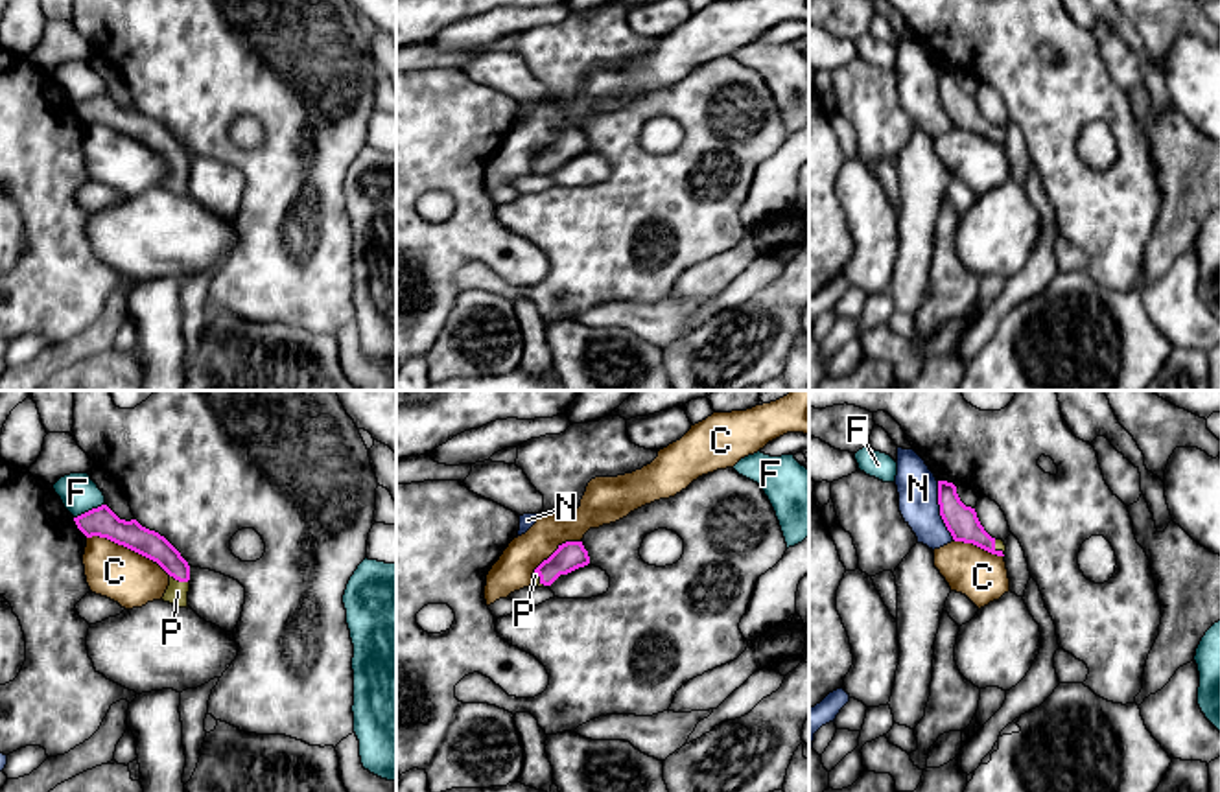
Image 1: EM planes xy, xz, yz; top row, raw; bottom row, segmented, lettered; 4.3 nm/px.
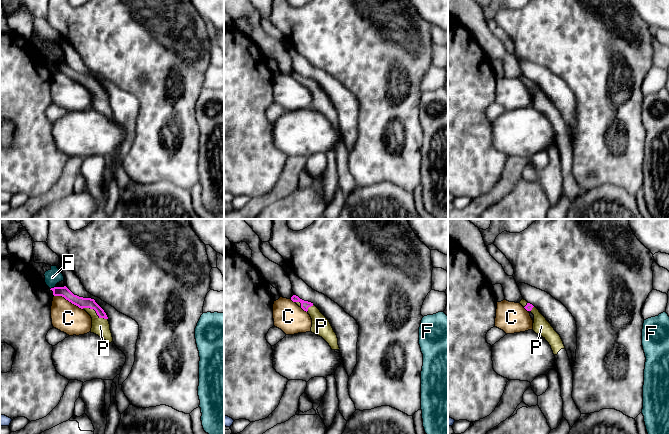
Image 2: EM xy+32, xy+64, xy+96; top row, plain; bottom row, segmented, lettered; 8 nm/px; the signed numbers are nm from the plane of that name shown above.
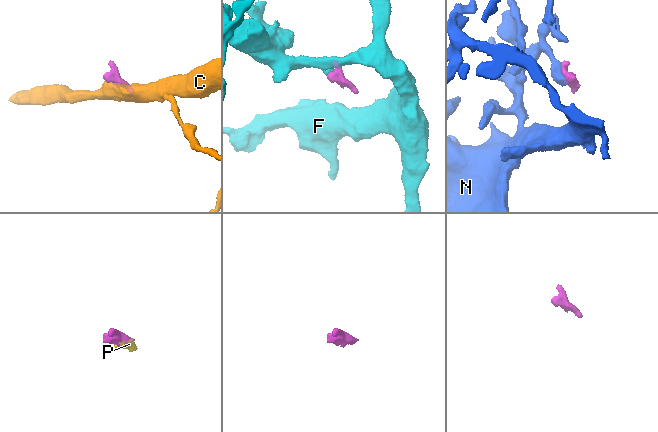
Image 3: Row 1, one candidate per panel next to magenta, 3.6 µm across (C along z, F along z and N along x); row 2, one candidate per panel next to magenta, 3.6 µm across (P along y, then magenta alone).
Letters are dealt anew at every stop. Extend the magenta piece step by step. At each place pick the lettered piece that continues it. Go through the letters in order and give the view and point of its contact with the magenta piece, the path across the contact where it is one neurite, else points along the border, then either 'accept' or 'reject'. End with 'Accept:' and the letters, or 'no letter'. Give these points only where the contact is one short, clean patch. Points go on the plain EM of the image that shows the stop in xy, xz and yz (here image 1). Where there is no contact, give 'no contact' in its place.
C: xy (120, 131) | reject
F: xy (89, 98) | reject
N: yz (940, 98) | along yz (937, 69), (938, 102), (955, 128) | reject
P: xy (179, 168) | across xy (150, 131), (179, 159), (179, 168), (177, 179) | accept
Accept: P

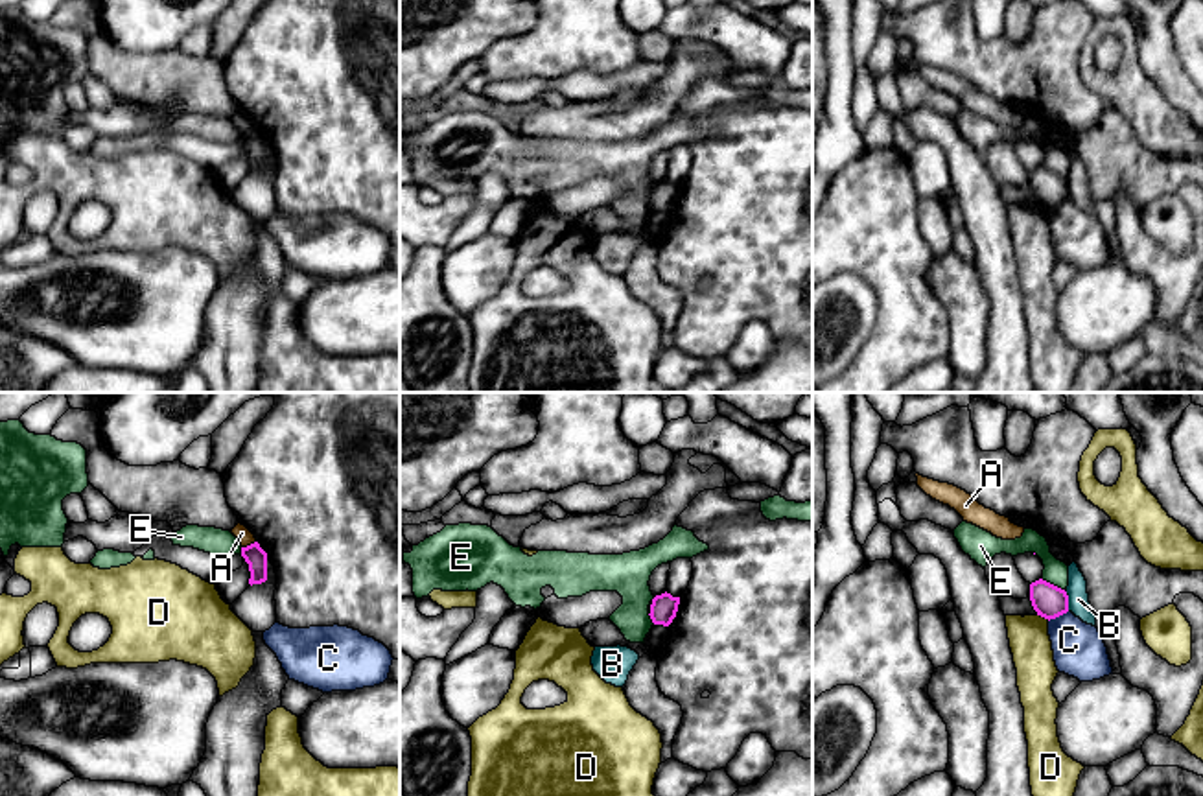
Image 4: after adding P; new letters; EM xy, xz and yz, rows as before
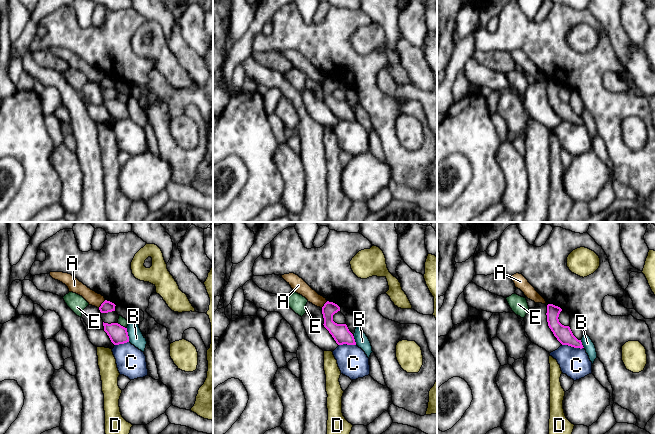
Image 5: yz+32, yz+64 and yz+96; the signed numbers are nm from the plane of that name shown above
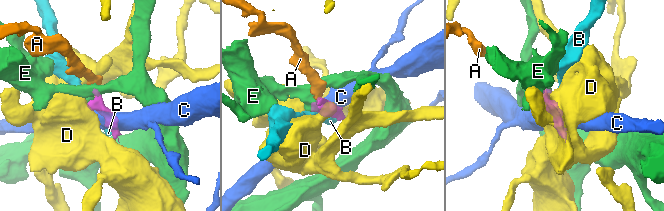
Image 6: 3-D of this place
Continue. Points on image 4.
A: xy (247, 133) | along xy (255, 128), (242, 135) | reject
B: yz (1067, 188) | along yz (1065, 179), (1069, 198) | reject
C: yz (1058, 203) | reject
D: yz (1043, 203) | along yz (1038, 201), (1049, 207) | reject
E: yz (1052, 172) | reject
Accept: no letter

